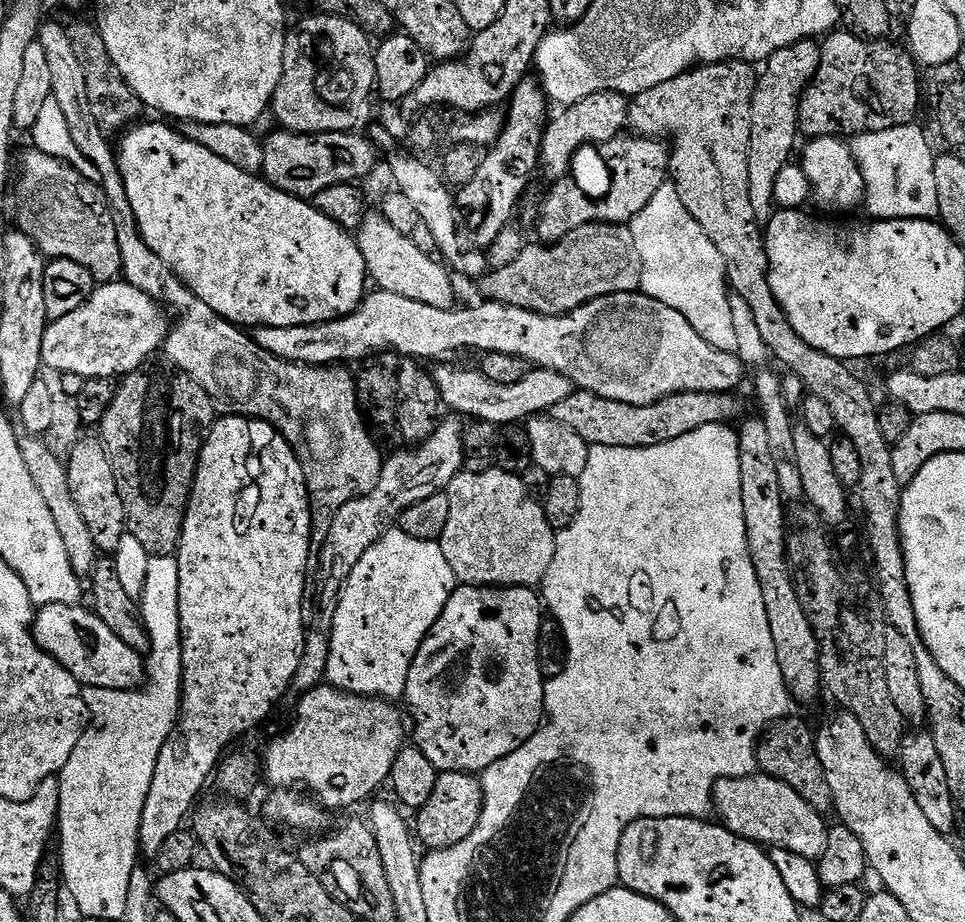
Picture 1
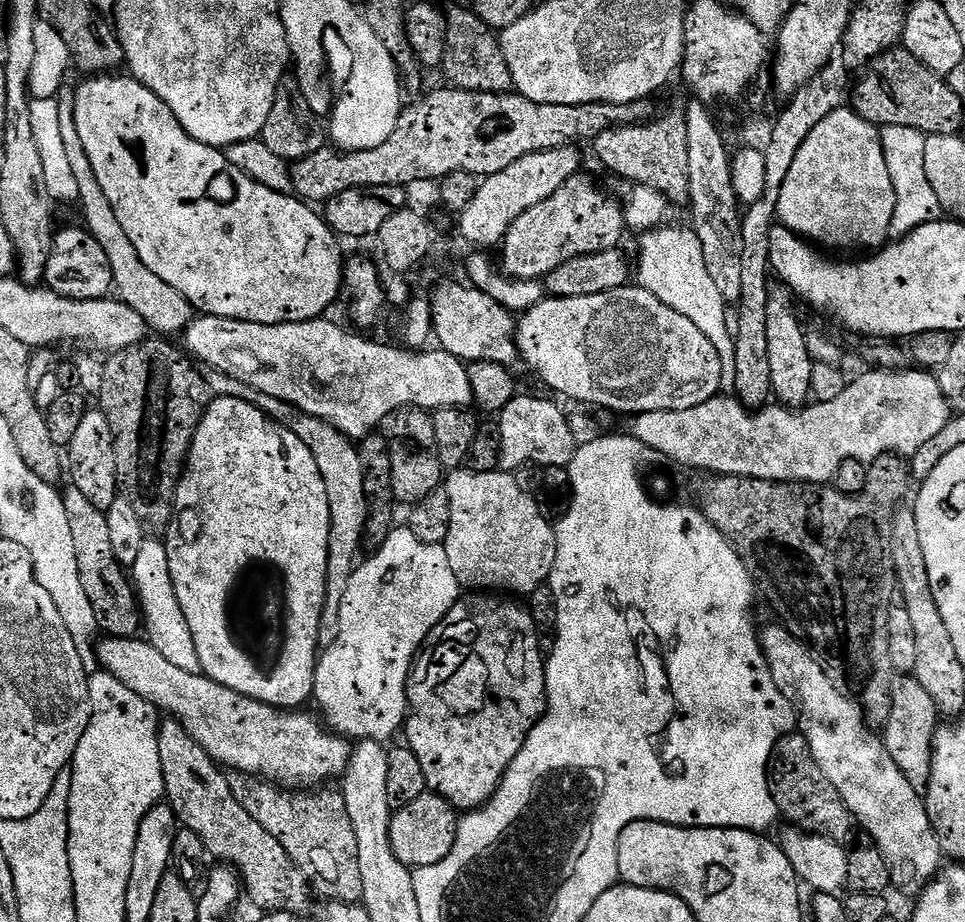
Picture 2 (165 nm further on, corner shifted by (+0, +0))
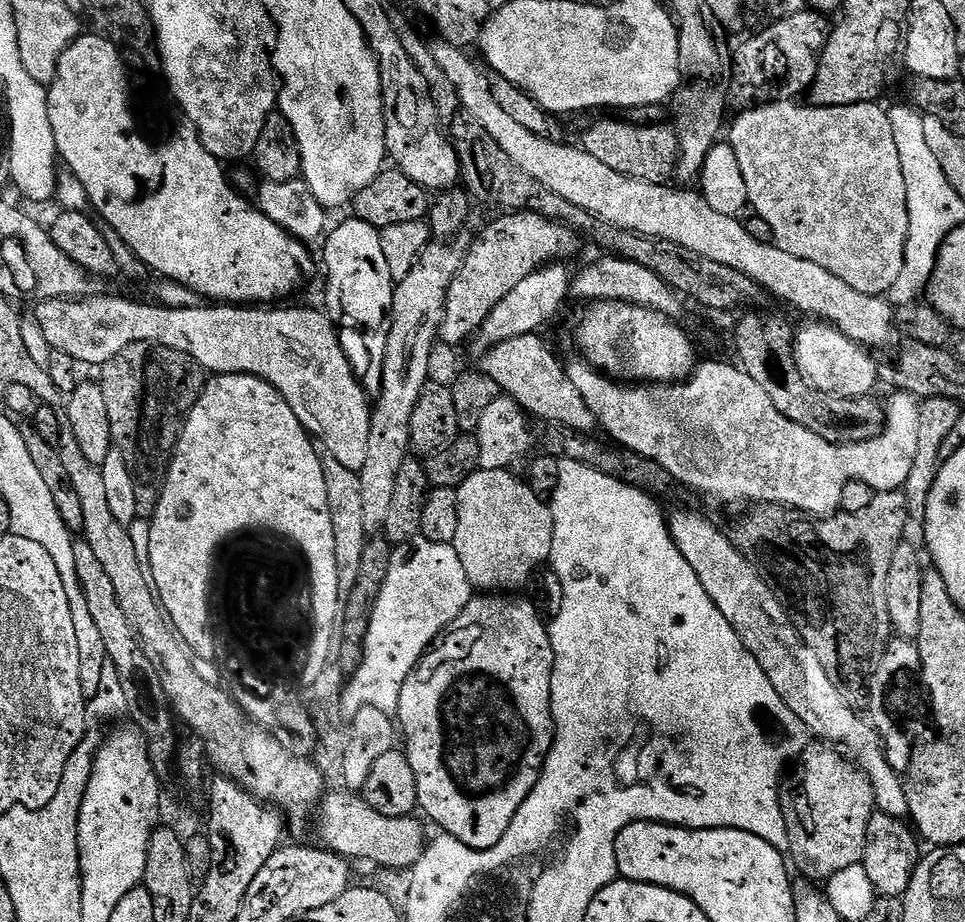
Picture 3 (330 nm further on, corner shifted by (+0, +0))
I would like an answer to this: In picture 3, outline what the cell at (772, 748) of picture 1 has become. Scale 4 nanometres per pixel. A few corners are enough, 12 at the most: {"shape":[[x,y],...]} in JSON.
{"shape":[[810,742],[780,785],[791,863],[827,882],[861,863],[870,778]]}

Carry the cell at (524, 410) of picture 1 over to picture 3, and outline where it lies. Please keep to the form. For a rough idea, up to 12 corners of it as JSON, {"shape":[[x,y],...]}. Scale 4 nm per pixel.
{"shape":[[122,296],[42,300],[53,352],[134,342],[262,378],[360,473],[370,397],[327,314]]}

